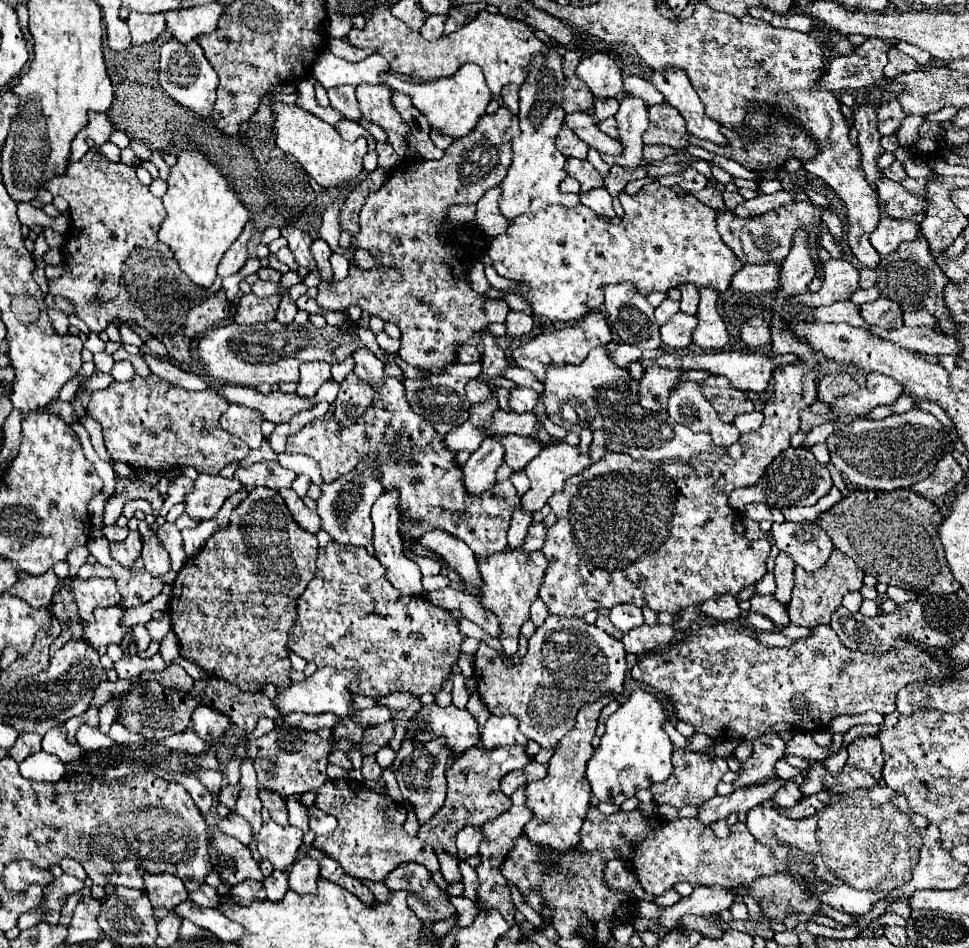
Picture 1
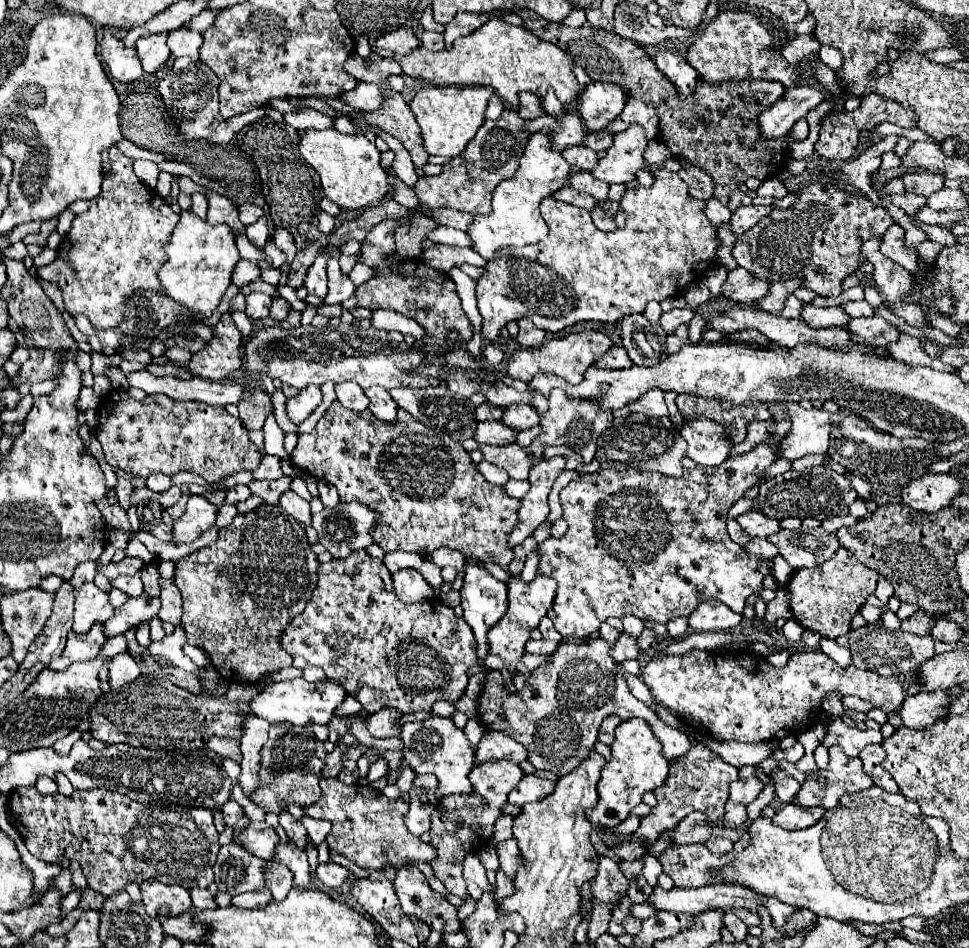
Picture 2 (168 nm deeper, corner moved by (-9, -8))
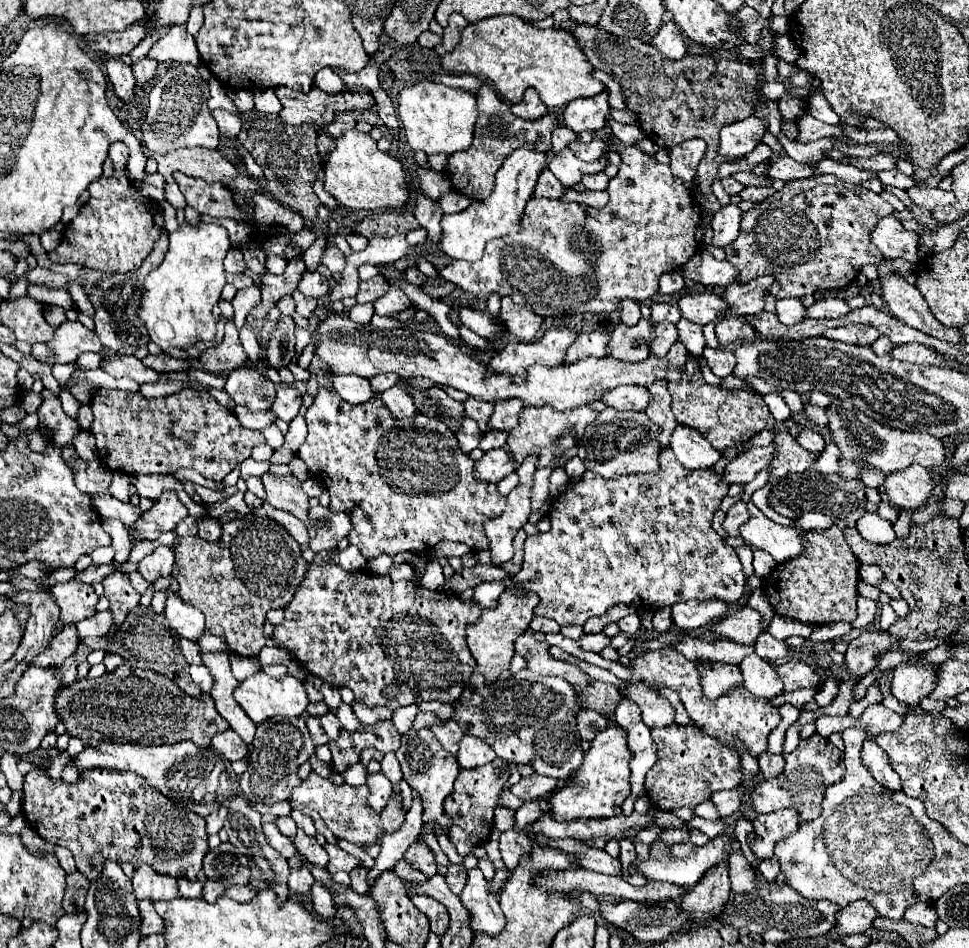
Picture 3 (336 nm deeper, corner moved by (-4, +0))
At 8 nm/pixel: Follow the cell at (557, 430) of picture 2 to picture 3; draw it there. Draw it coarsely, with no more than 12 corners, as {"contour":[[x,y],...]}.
{"contour":[[526,406],[506,448],[518,464],[540,466],[576,456],[598,412]]}

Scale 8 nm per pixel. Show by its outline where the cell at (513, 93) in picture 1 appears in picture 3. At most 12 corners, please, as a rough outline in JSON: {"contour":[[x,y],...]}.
{"contour":[[534,88],[512,104],[516,116],[536,120],[548,112]]}

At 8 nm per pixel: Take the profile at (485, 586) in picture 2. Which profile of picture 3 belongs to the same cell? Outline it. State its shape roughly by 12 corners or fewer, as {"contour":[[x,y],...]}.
{"contour":[[484,582],[474,588],[474,602],[496,608],[502,582]]}

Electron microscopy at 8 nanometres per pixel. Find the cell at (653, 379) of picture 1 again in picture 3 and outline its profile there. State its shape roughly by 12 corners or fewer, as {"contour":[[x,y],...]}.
{"contour":[[618,386],[602,400],[616,410],[642,412],[650,392]]}

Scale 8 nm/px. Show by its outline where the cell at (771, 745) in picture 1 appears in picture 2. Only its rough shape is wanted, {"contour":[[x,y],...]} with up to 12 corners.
{"contour":[[757,778],[731,784],[729,800],[747,806],[761,794]]}

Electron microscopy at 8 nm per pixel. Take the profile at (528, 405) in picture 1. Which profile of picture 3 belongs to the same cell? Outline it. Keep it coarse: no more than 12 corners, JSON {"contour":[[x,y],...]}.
{"contour":[[518,398],[498,400],[488,428],[516,428],[524,404]]}

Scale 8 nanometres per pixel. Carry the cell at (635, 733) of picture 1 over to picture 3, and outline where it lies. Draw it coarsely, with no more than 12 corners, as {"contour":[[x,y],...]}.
{"contour":[[626,730],[592,740],[552,818],[618,816],[630,794]]}

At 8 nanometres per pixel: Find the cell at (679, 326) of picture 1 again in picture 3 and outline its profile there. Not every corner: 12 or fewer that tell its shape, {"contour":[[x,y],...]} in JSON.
{"contour":[[670,322],[654,326],[650,342],[654,356],[666,356],[678,340],[678,328]]}

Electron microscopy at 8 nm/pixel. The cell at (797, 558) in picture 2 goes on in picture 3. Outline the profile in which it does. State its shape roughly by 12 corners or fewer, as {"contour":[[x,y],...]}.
{"contour":[[752,502],[740,536],[776,564],[806,550],[806,530],[772,522]]}

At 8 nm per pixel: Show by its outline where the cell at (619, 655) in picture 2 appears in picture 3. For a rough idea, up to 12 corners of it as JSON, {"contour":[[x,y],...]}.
{"contour":[[604,632],[584,634],[578,644],[590,652],[610,646]]}

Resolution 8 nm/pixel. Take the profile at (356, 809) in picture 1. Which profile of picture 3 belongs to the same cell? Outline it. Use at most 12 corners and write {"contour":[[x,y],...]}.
{"contour":[[310,772],[292,800],[316,810],[336,838],[366,848],[406,820],[402,794],[384,812],[366,784],[336,786]]}

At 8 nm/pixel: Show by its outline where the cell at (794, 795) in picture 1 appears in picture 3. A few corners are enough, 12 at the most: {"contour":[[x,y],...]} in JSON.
{"contour":[[762,752],[758,756],[762,778],[782,774],[784,756]]}

